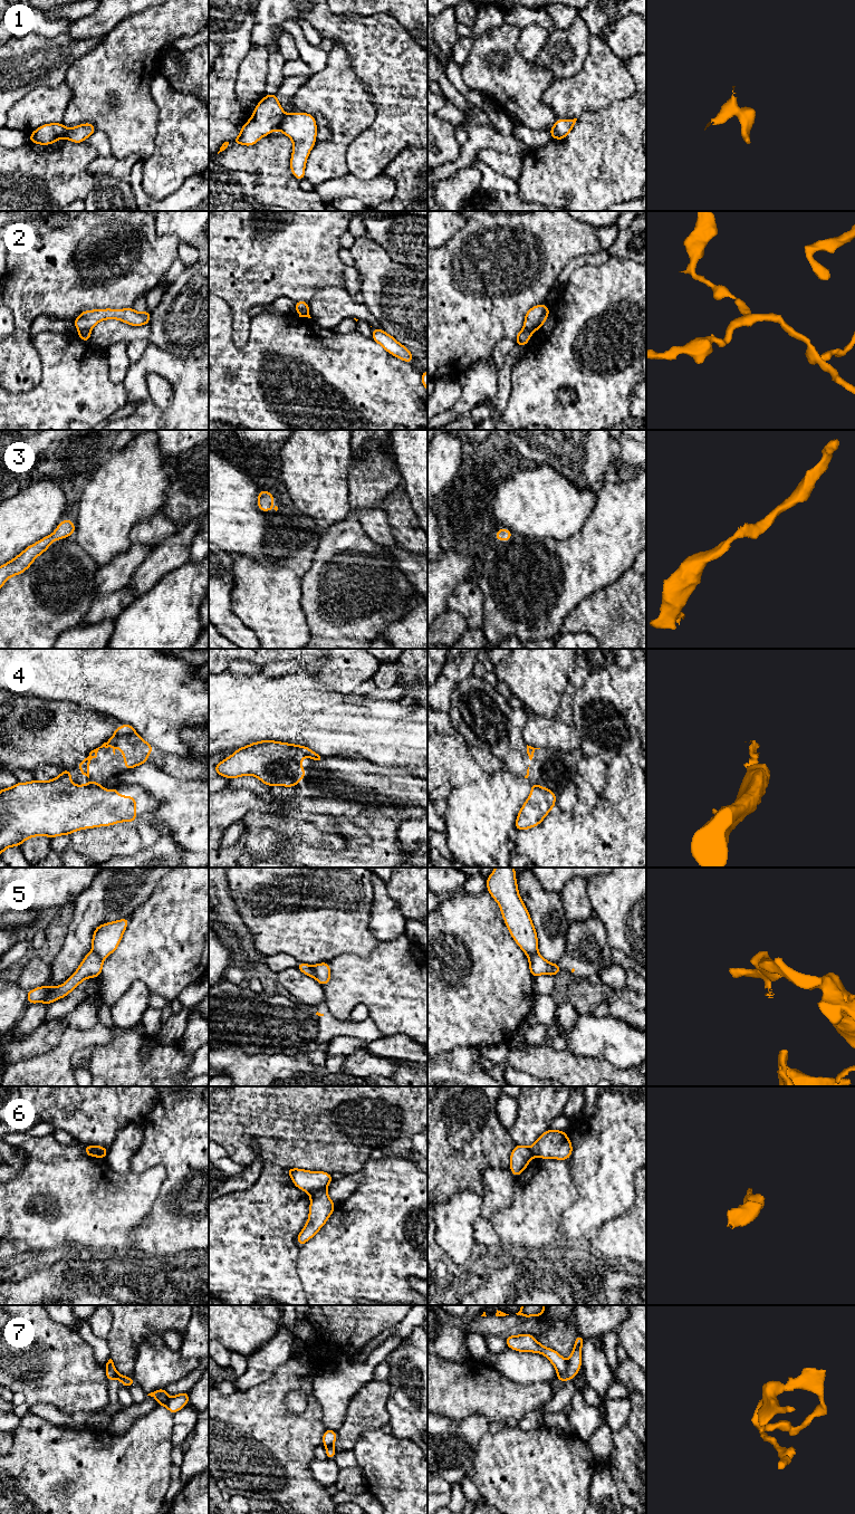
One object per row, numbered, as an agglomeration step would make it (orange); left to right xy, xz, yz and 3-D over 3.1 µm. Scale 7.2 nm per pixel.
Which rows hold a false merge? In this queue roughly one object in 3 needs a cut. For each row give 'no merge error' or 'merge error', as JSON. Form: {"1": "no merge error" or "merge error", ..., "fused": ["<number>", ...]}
{"1": "merge error", "2": "merge error", "3": "no merge error", "4": "no merge error", "5": "merge error", "6": "merge error", "7": "merge error", "fused": ["1", "2", "5", "6", "7"]}

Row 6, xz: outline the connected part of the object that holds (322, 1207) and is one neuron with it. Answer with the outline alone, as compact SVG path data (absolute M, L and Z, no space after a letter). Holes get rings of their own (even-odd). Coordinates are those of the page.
M326 1189L313 1191L309 1196L308 1221L297 1236L297 1244L300 1247L319 1232L336 1207L336 1204L330 1200Z

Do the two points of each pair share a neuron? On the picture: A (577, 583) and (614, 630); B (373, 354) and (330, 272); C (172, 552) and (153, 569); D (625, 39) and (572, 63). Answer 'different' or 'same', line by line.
A: different
B: different
C: same
D: different

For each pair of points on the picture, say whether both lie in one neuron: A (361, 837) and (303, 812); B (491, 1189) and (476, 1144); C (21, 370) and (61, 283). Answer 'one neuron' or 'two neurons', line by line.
A: one neuron
B: two neurons
C: one neuron

